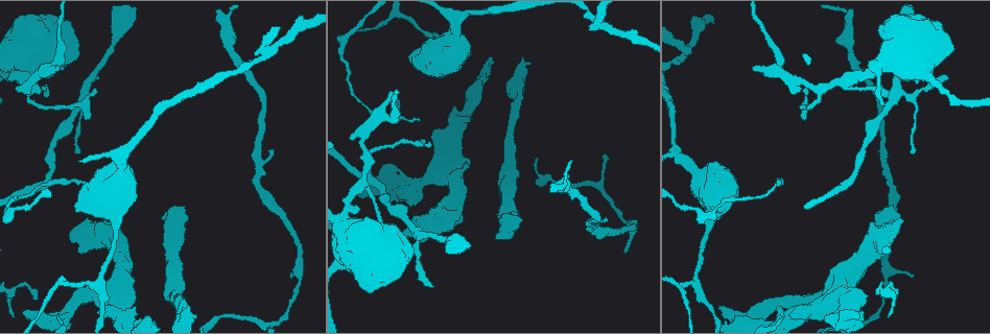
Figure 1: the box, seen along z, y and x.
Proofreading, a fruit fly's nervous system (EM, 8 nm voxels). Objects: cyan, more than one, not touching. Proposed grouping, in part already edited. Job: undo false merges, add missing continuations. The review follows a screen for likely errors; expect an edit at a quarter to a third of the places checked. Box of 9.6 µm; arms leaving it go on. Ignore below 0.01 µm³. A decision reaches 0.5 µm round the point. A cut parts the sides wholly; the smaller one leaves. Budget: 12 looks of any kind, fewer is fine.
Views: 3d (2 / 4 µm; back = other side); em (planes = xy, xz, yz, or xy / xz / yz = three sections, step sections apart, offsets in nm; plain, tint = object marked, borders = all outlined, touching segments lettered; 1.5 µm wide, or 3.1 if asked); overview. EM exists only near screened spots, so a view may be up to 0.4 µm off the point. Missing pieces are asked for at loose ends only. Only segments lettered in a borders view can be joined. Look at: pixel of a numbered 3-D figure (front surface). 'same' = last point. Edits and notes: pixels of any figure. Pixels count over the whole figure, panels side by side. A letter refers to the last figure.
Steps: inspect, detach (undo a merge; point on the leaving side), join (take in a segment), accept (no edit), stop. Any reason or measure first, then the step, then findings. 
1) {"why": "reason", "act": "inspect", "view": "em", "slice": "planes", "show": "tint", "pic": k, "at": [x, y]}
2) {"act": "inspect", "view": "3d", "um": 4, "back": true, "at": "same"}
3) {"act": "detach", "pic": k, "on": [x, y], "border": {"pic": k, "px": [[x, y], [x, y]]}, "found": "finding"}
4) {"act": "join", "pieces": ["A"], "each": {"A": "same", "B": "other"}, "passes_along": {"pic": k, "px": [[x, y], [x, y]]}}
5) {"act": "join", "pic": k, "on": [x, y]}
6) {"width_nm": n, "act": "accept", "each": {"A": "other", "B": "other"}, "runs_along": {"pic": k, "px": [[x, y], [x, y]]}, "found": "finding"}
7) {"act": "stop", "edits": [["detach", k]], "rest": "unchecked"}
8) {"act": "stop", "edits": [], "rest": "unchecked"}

{"why": "calibre changes", "act": "inspect", "view": "em", "slice": "xz", "step": 8, "show": "tint", "pic": 1, "at": [83, 229]}

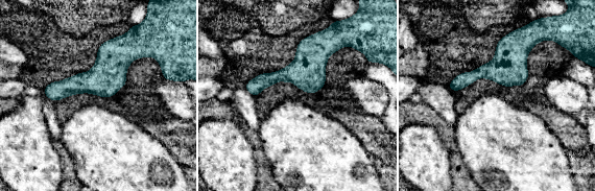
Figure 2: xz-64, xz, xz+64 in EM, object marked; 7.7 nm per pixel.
{"act": "inspect", "view": "em", "slice": "planes", "show": "tint", "at": "same"}

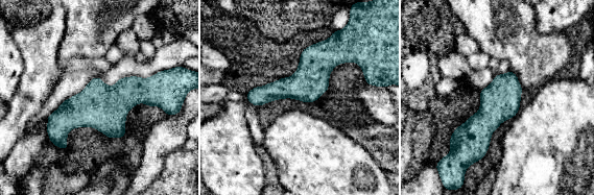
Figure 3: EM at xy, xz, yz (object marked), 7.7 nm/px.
{"why": "what lies round it", "act": "inspect", "view": "em", "slice": "planes", "show": "borders", "at": "same"}

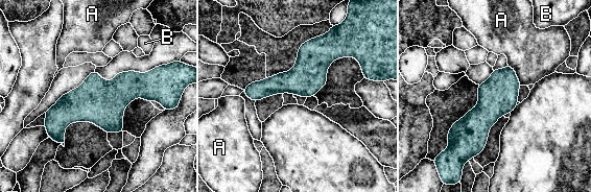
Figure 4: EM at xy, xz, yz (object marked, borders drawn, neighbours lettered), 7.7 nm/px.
{"act": "accept", "each": {"A": "other", "B": "other"}, "border": {"pic": 4, "px": [[507, 64], [515, 71], [521, 85]]}, "found": "all the same neuron"}

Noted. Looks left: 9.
{"why": "calibre changes", "act": "inspect", "view": "3d", "um": 4, "back": true, "pic": 1, "at": [394, 114]}

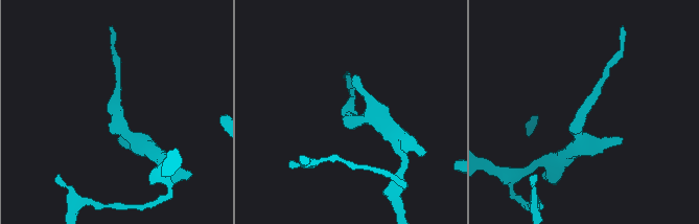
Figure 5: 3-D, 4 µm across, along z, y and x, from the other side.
{"act": "inspect", "view": "em", "slice": "xy", "step": 4, "show": "borders", "pic": 5, "at": [588, 104]}

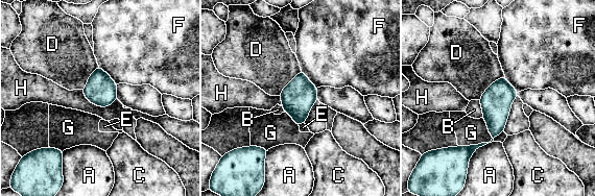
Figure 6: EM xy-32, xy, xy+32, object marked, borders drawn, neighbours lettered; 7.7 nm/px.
{"act": "accept", "each": {"A": "other", "B": "other", "C": "other", "D": "other", "E": "other", "F": "other", "G": "other", "H": "other"}, "found": "continuous, no second neuron"}

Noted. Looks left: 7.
{"why": "an open end", "act": "inspect", "view": "em", "slice": "planes", "show": "borders", "pic": 1, "at": [17, 89]}

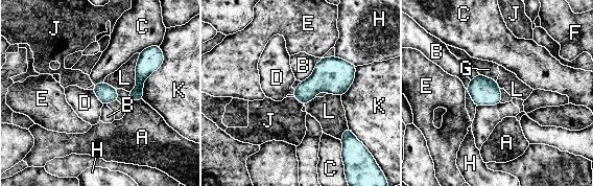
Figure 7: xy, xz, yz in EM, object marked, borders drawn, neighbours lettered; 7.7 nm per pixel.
{"longest_contact_nm": ["K", 360], "act": "accept", "each": {"A": "other", "B": "other", "C": "other", "D": "other", "E": "other", "F": "other", "G": "other", "H": "other", "J": "other", "K": "other", "L": "other"}, "border": {"pic": 7, "px": [[92, 90], [102, 105]]}, "found": "no lettered segment goes on from it"}

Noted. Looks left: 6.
{"why": "free end", "act": "inspect", "view": "3d", "um": 2, "pic": 1, "at": [914, 276]}

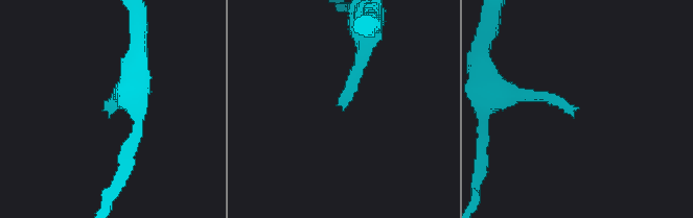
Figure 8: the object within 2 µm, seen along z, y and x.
{"act": "inspect", "view": "em", "slice": "xz", "step": 4, "show": "plain", "pic": 8, "at": [343, 109]}

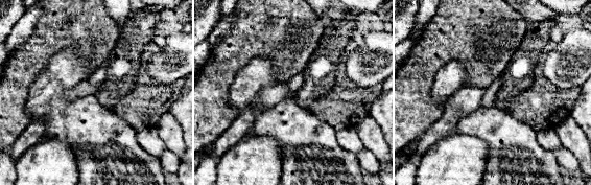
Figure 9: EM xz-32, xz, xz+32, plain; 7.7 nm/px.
{"act": "inspect", "view": "em", "slice": "xz", "step": 4, "show": "borders", "at": "same"}

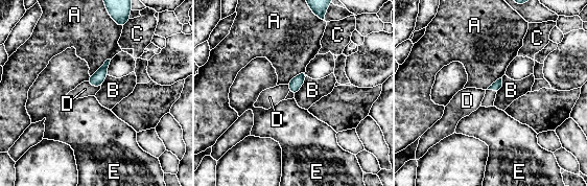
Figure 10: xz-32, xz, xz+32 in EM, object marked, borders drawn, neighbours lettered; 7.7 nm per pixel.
{"longest_contact_nm": ["A", 220], "act": "accept", "each": {"A": "other", "B": "other", "C": "other", "D": "other", "E": "other"}, "found": "no lettered segment goes on from it"}

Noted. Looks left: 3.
{"why": "an open end", "act": "inspect", "view": "3d", "um": 2, "pic": 1, "at": [720, 307]}

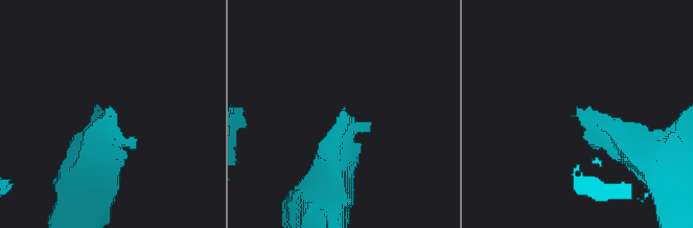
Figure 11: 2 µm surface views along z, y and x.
{"why": "need the tissue", "act": "inspect", "view": "em", "slice": "xy", "step": 8, "show": "tint", "pic": 11, "at": [109, 114]}

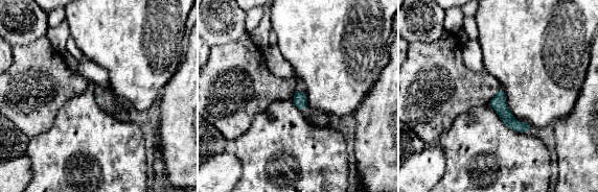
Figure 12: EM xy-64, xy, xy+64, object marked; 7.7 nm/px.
{"act": "inspect", "view": "em", "slice": "planes", "show": "borders", "at": "same"}

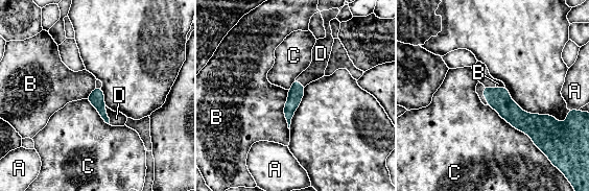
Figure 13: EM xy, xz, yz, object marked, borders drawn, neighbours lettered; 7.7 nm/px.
{"act": "join", "pieces": ["D"], "each": {"A": "other", "B": "other", "C": "other", "D": "same"}, "found": "the neuron continues"}

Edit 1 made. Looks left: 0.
{"act": "stop", "edits": [["join", 13]], "rest": "unchecked"}

